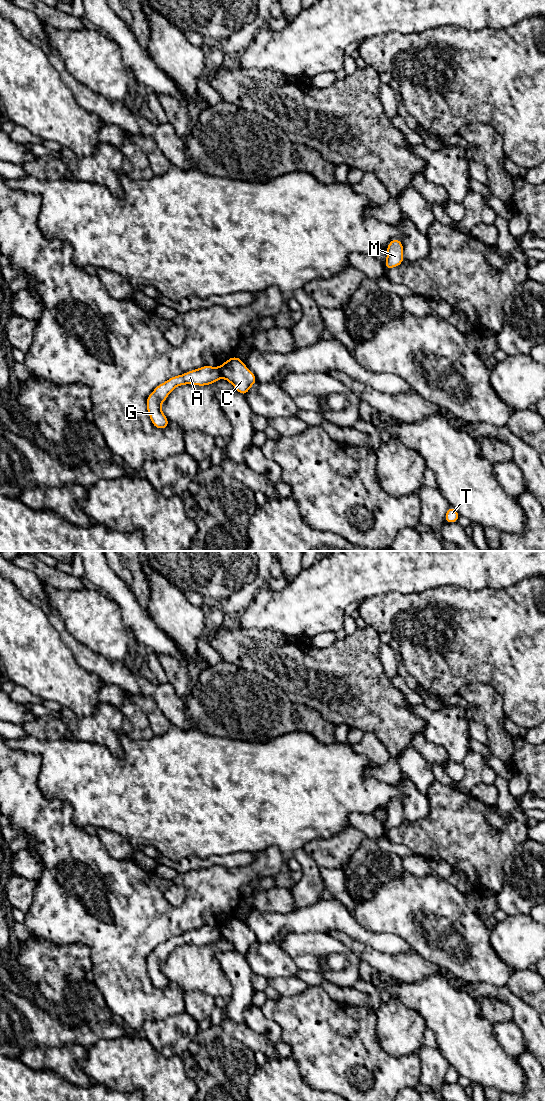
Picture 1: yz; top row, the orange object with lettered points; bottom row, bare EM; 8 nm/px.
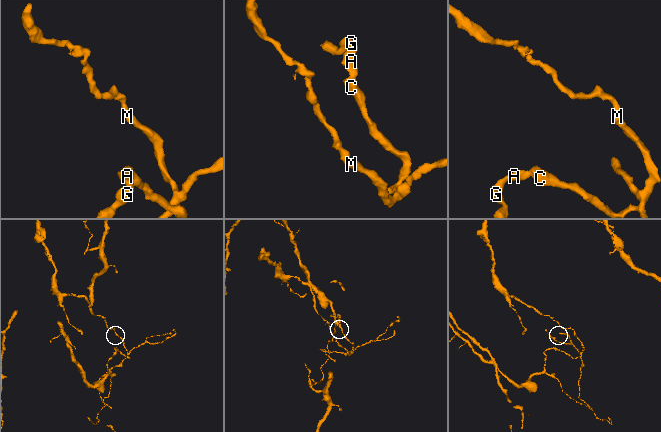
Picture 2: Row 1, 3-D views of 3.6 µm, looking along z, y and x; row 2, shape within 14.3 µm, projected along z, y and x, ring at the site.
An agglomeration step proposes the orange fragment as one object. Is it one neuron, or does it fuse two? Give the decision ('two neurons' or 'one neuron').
two neurons

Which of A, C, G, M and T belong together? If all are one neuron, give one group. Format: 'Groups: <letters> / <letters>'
Groups: A G / C M T

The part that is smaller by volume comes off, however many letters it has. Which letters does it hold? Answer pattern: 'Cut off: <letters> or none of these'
Cut off: C, M, T

